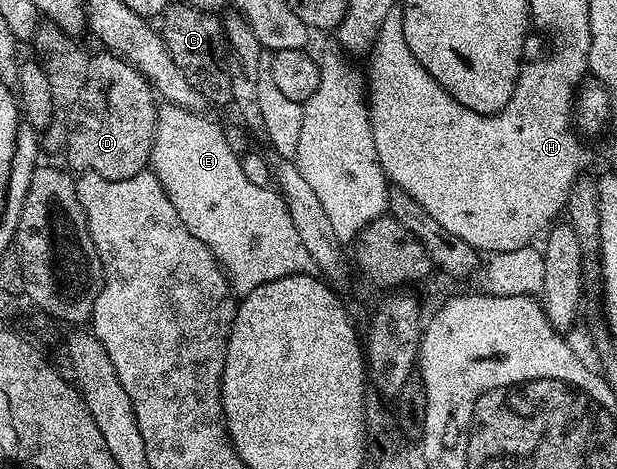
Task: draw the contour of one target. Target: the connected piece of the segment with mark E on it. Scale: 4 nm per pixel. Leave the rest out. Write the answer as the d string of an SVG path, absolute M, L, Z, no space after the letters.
M165 102L156 109L157 125L148 165L163 184L171 204L175 204L179 220L183 220L191 236L207 244L207 248L221 263L234 295L247 295L271 280L310 273L313 261L307 248L303 248L303 240L299 240L299 232L295 232L295 224L291 224L284 198L279 196L276 189L251 184L251 180L247 180L244 165L239 158L237 162L237 154L228 136L221 131L220 124L203 118L197 110L188 110L174 102Z

